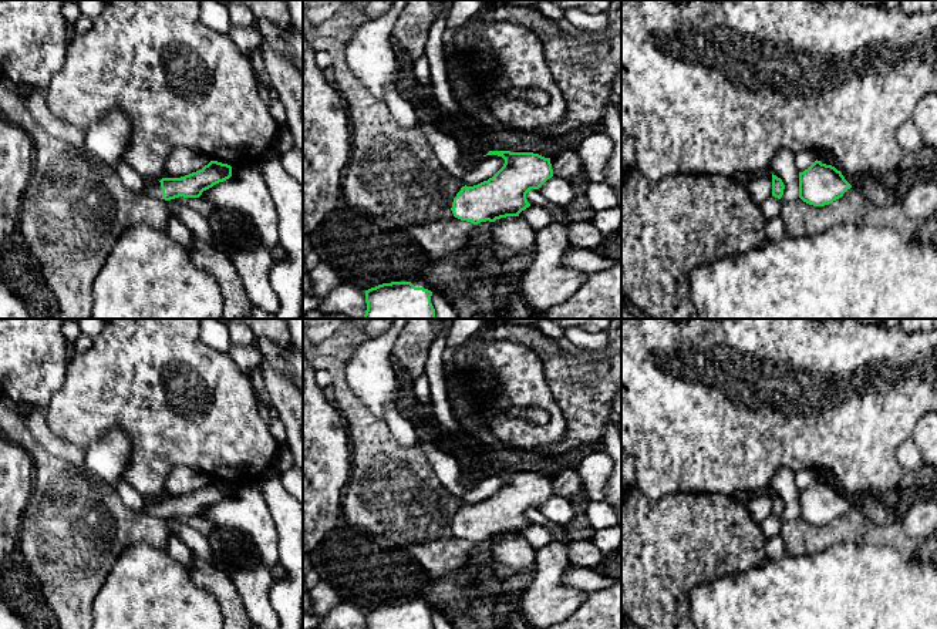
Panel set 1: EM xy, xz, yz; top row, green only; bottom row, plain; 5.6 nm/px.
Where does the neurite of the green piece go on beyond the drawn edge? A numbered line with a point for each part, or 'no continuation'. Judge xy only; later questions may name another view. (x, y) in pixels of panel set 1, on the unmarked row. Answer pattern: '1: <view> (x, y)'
1: xy (152, 507)

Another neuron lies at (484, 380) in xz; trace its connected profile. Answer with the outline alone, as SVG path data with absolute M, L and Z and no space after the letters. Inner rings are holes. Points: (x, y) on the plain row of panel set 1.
M482 360L464 371L466 371L473 381L473 396L478 403L479 418L483 426L488 426L498 416L498 411L493 408L498 403L498 398L493 394L496 390L496 377L489 364Z

